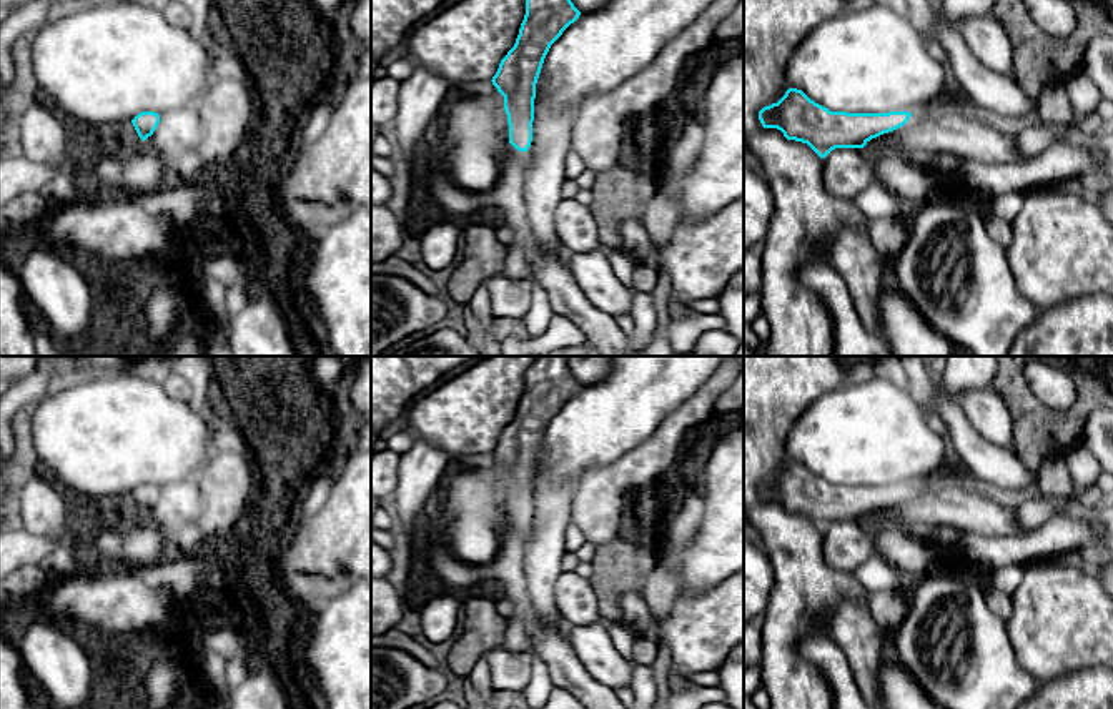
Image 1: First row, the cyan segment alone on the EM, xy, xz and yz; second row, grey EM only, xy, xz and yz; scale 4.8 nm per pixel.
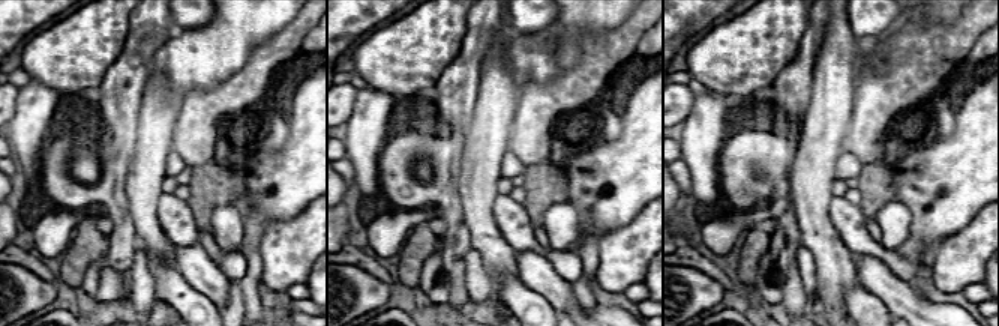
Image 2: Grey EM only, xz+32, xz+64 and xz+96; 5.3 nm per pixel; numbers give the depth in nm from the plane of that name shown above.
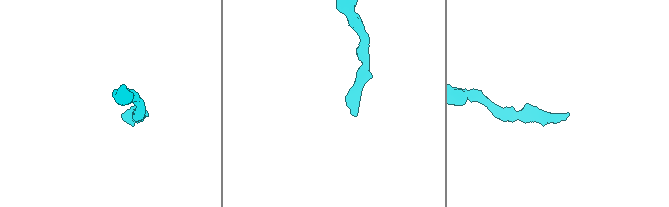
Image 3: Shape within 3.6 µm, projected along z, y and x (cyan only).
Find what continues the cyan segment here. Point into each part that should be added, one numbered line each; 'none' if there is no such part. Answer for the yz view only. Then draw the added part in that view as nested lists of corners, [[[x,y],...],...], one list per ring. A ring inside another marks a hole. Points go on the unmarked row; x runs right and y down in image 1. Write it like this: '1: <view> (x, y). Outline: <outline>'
none

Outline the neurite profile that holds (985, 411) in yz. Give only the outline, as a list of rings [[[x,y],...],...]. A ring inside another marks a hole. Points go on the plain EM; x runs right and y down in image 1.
[[[992,388],[952,394],[942,391],[945,399],[955,401],[978,434],[993,444],[1012,448],[1013,419],[1002,396]]]

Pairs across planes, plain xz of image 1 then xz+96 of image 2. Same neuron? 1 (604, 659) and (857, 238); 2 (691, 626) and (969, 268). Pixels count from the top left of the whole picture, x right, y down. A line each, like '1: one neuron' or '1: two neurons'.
1: two neurons
2: one neuron

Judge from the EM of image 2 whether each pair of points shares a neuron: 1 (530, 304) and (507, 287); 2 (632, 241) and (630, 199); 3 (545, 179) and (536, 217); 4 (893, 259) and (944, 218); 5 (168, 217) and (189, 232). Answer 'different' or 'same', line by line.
1: same
2: different
3: same
4: different
5: same

